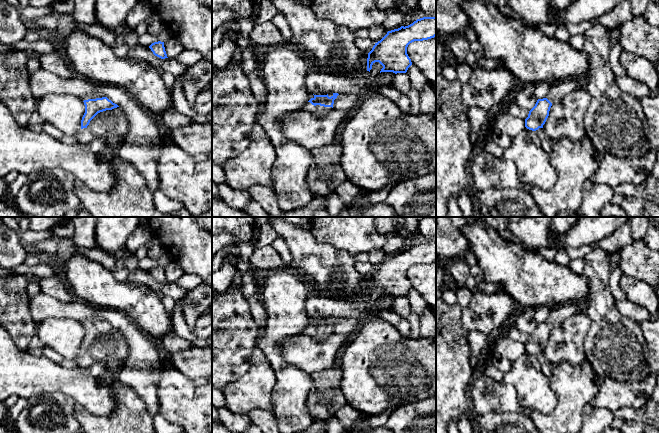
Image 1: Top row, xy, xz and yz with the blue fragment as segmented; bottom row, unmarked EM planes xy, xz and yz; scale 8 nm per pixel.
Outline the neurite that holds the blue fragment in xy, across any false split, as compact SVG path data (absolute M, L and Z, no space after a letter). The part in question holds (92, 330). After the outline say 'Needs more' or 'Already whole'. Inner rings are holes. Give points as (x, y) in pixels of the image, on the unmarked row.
M86 319L82 321L85 329L85 337L81 344L81 353L87 352L90 345L100 336L119 331L107 321L100 319Z. Needs more

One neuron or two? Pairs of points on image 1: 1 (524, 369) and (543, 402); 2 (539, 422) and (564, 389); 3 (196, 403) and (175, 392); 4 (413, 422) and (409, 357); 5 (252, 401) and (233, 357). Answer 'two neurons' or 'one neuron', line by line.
1: one neuron
2: one neuron
3: one neuron
4: two neurons
5: two neurons

